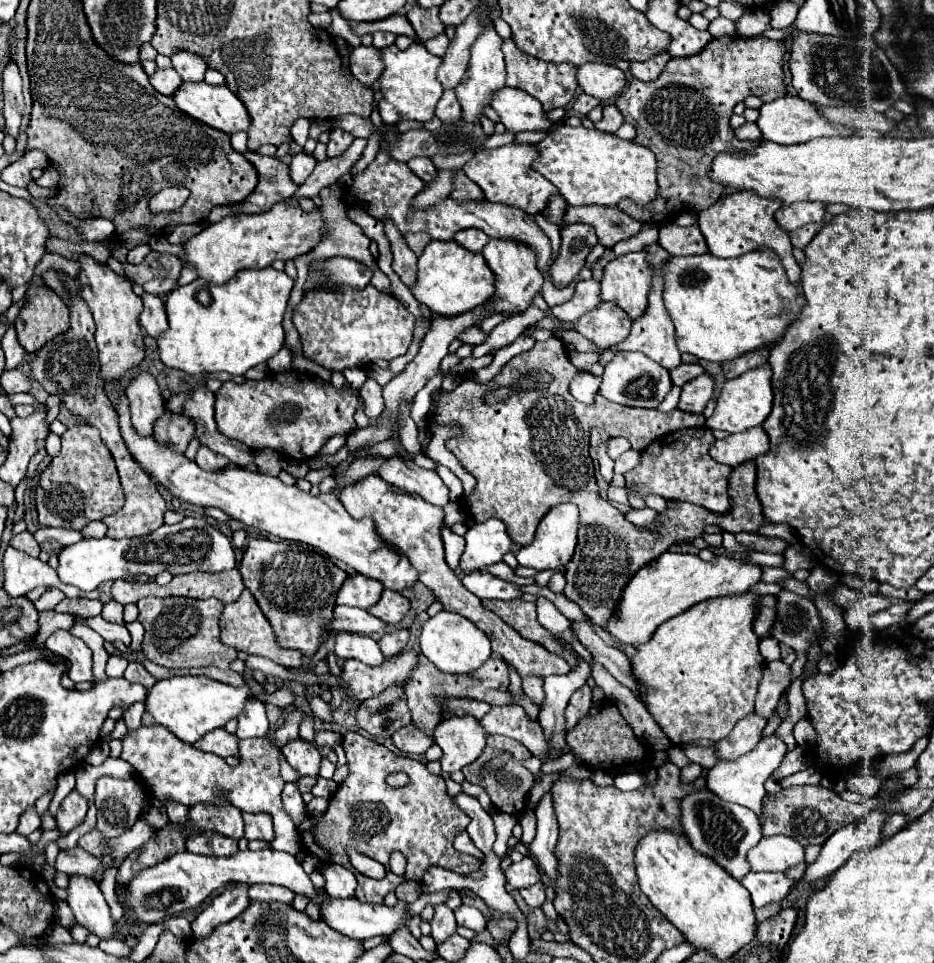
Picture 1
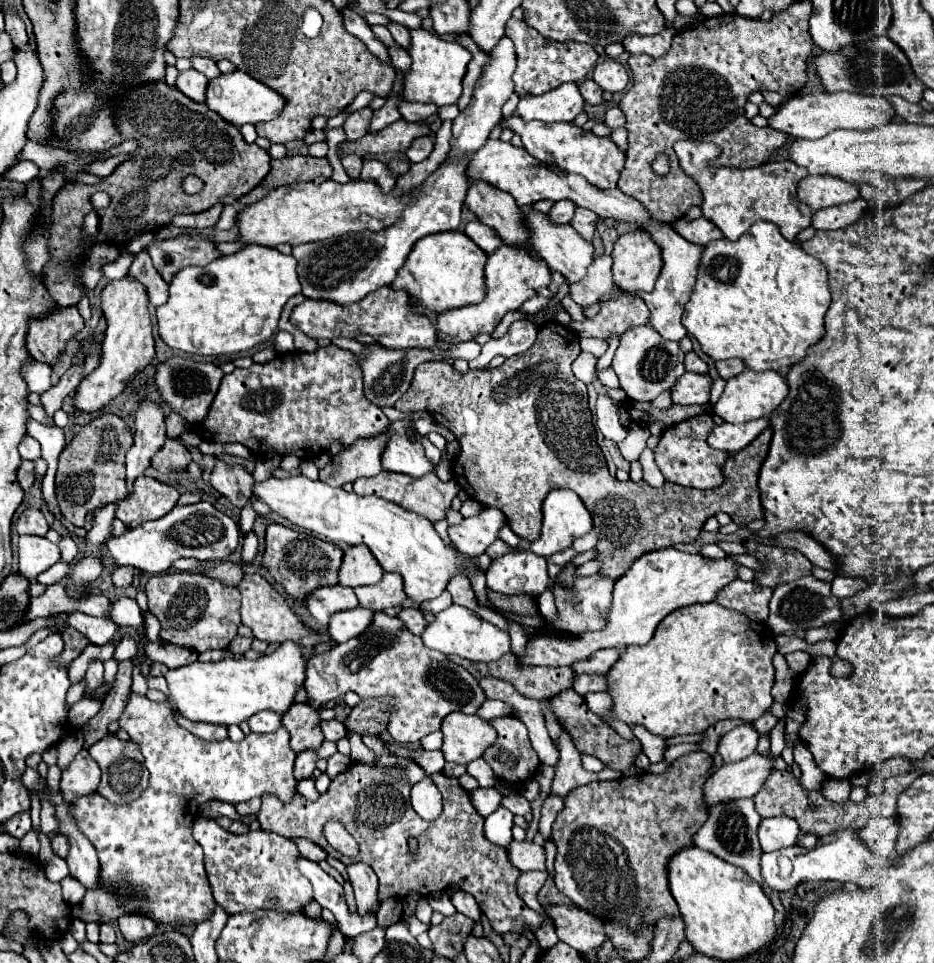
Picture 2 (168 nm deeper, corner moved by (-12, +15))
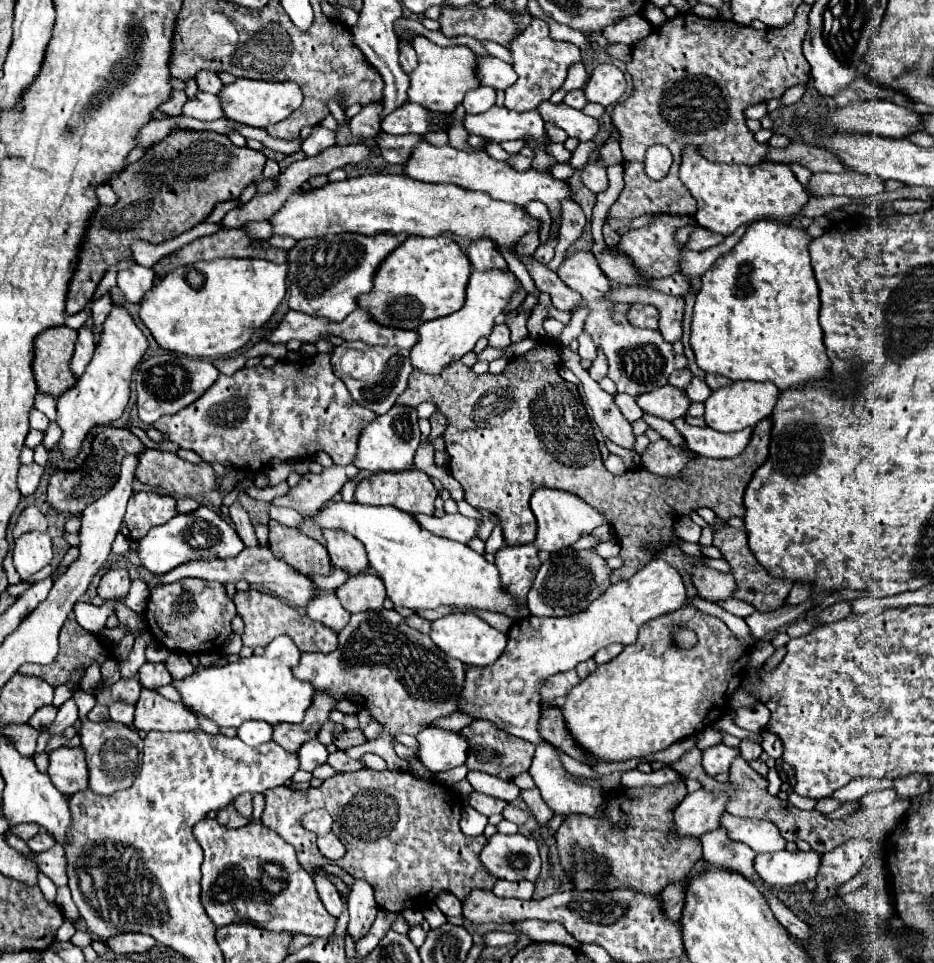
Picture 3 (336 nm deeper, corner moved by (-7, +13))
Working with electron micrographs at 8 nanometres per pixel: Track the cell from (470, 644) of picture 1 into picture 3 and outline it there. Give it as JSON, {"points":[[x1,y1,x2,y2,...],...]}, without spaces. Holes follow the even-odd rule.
{"points":[[448,614,444,618,434,620,430,638,440,650,444,650,448,656,460,660,466,666,490,666,504,652,506,640,508,640,504,632,492,628,490,624,480,620,476,614]]}

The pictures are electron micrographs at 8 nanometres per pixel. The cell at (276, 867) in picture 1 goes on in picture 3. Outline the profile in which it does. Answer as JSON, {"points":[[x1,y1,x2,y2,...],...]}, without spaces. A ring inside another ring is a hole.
{"points":[[318,874,314,882,316,882,316,888,318,888,318,894,320,894,320,900,324,902,326,910,328,910,332,916,338,918,343,910,343,903,336,886,334,886,332,882,328,882,322,874]]}

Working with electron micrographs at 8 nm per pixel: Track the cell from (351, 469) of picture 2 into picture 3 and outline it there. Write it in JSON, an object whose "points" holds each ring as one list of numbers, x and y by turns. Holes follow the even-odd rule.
{"points":[[334,464,330,468,324,468,320,476,304,474,296,486,292,486,284,496,274,498,272,504,294,508,302,516,314,518,320,512,322,504,328,502,336,492,340,492,344,482,354,478,358,472,360,470,352,464,348,466]]}

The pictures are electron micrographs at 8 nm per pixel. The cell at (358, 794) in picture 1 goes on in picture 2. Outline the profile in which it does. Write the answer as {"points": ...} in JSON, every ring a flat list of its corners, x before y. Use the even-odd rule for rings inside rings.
{"points":[[363,736,363,744,375,754,375,764,351,764,345,772,333,778,329,790,321,794,317,802,309,802,301,794,297,794,291,804,283,804,271,794,261,796,263,804,257,814,261,828,285,838,307,838,319,844,329,856,335,856,335,848,327,844,323,826,327,820,337,818,359,844,359,854,353,860,365,862,375,870,381,902,391,896,403,898,411,890,429,896,431,892,443,892,455,882,461,890,475,896,495,932,519,932,523,926,537,930,541,916,527,908,517,894,517,878,521,872,509,862,505,848,491,844,483,836,485,818,477,814,471,804,471,794,459,784,459,780,445,776,443,772,433,774,433,782,443,794,443,812,433,822,427,822,413,810,409,800,411,786,425,778,425,770,413,758,403,758,391,752,379,736],[385,766,407,768,407,778,395,780,383,774],[411,836,419,840,419,852,415,856,407,850,407,840]]}

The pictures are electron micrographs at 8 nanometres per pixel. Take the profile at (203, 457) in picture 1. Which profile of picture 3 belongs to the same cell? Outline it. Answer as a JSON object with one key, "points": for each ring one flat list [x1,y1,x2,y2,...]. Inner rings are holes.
{"points":[[234,502,234,504,230,506,230,520,234,522,234,528,236,528,240,540,244,542,246,548,258,546,258,540,256,540,254,526,252,526,252,522,250,522,250,516,248,516,248,512,246,512,244,508,240,508,238,502]]}

